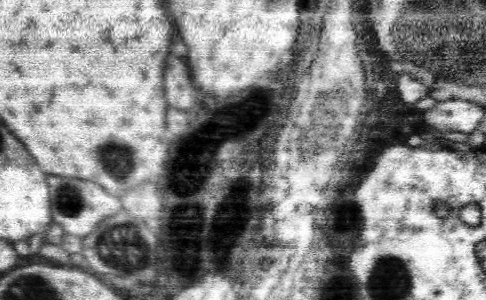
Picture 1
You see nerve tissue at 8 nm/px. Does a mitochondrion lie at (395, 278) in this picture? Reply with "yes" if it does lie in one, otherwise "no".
yes

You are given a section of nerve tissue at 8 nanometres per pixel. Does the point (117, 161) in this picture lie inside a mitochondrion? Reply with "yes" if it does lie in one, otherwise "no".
yes

